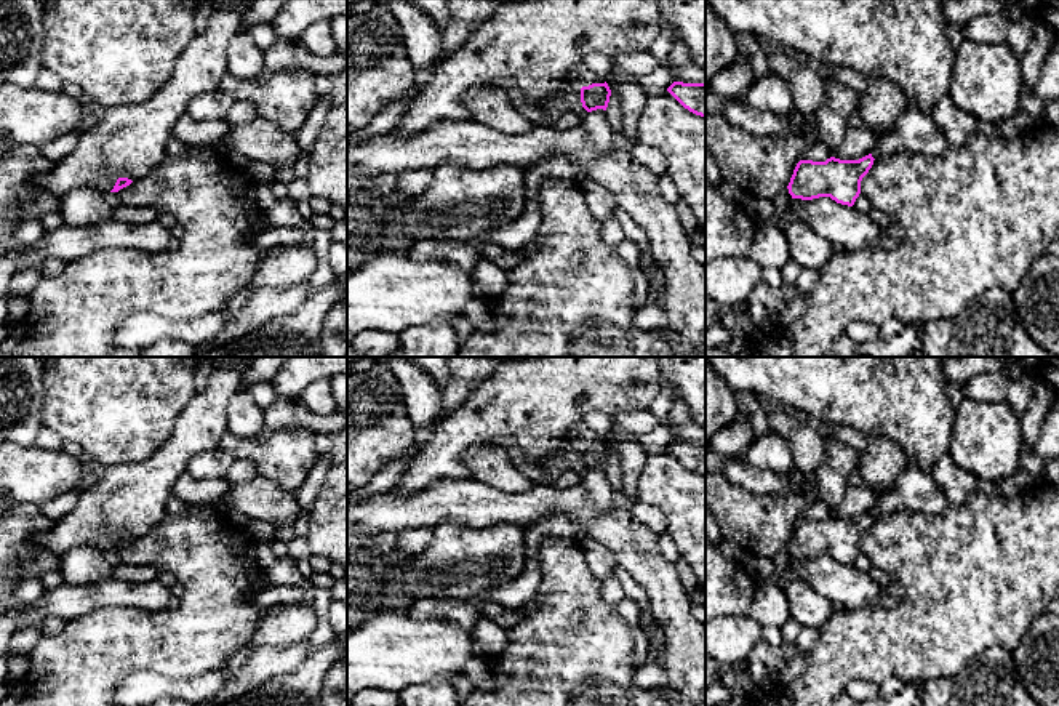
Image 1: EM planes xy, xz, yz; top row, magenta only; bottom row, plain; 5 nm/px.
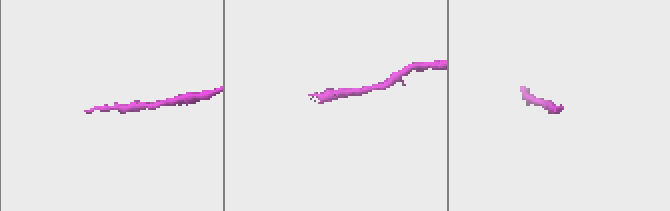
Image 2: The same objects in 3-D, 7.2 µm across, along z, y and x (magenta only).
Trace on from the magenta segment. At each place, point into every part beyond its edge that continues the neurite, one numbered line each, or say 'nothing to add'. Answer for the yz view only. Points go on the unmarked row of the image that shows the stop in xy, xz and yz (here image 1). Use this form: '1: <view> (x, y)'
nothing to add

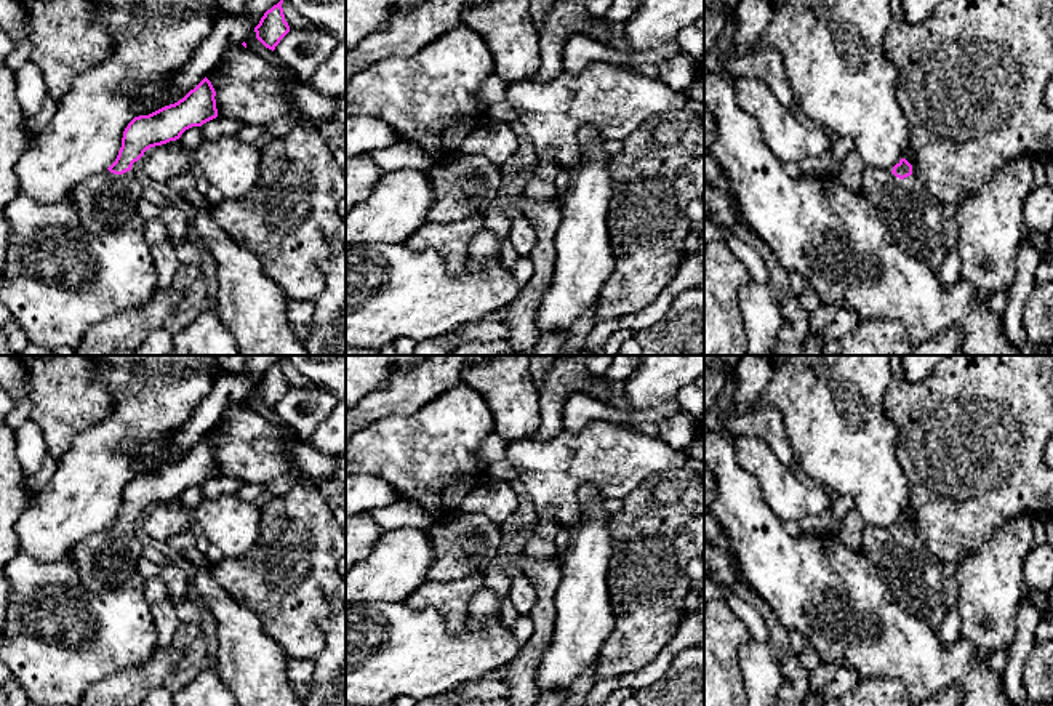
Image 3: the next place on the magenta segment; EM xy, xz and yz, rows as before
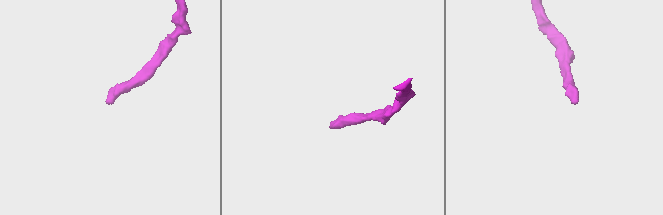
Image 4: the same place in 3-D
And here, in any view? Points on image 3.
1: xy (106, 559)

